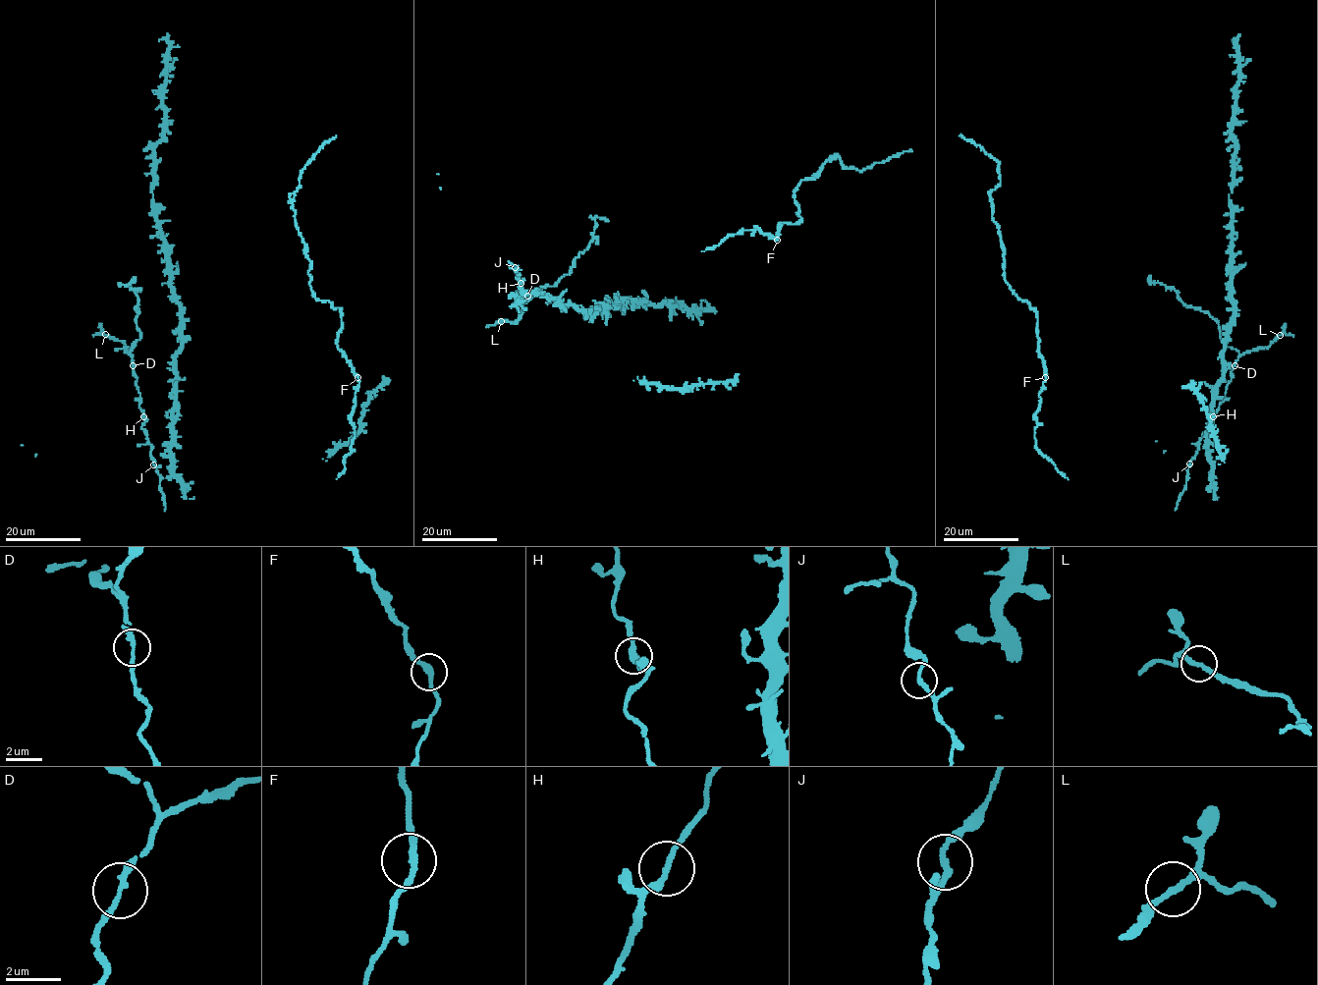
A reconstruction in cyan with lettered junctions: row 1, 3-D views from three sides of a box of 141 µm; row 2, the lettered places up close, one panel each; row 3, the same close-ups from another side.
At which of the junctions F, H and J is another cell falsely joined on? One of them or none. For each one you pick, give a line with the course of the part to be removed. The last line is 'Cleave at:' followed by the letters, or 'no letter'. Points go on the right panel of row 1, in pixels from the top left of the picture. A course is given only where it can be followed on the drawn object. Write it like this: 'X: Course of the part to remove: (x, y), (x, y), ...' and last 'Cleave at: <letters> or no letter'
Cleave at: no letter

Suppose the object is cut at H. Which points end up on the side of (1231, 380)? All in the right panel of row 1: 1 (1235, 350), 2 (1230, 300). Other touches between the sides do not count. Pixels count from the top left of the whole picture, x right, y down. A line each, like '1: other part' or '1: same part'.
1: same part
2: other part

